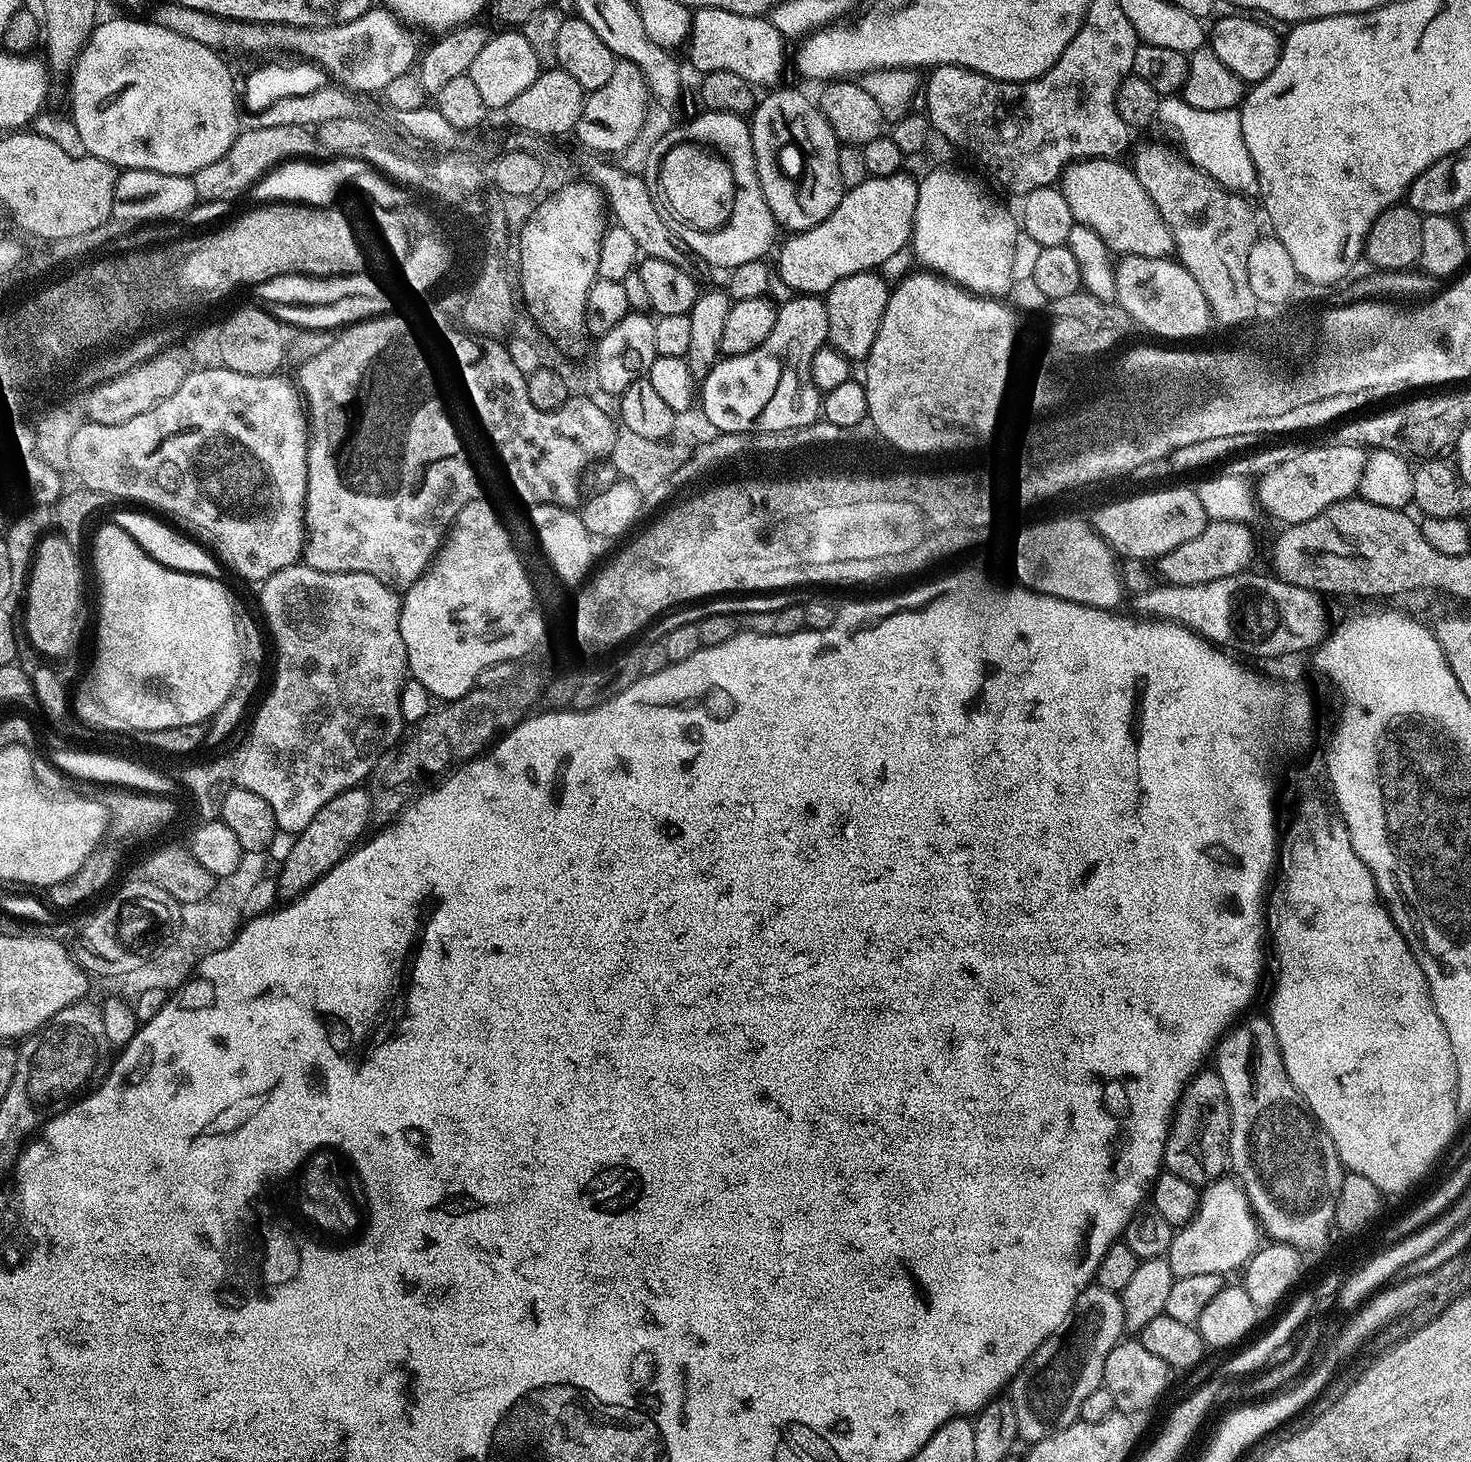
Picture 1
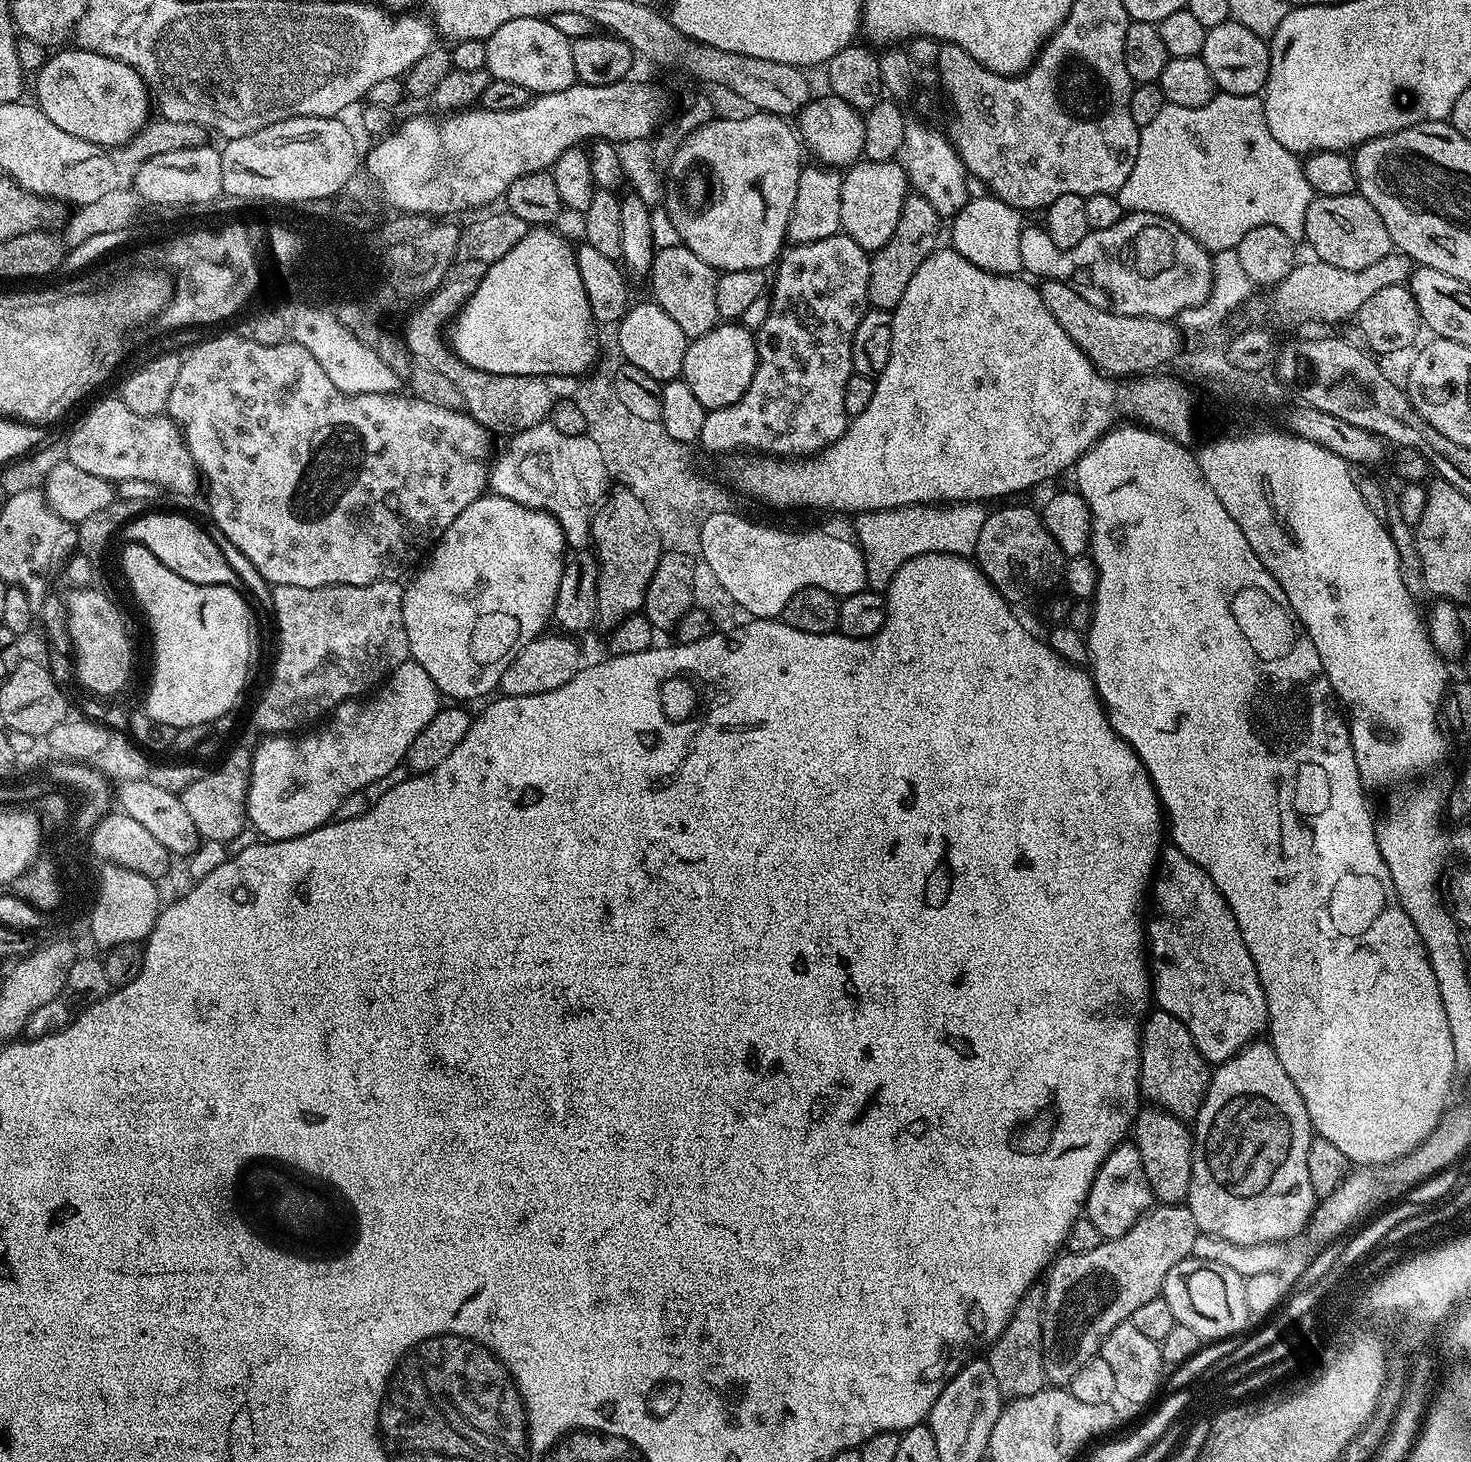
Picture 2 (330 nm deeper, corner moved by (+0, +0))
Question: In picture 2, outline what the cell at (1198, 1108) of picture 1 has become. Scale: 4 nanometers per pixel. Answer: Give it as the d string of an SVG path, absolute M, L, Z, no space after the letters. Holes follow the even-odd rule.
M1152 1010L1140 1026L1140 1092L1149 1105L1159 1106L1174 1118L1195 1121L1208 1089L1210 1065L1190 1038L1190 1030L1174 1014Z

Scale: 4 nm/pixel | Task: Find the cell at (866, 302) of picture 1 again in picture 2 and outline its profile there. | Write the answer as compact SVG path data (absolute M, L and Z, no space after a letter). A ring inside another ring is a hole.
M917 192L909 193L903 202L902 214L899 215L898 226L895 227L890 242L869 257L871 266L868 300L871 307L884 311L892 311L896 308L910 284L910 279L914 276L914 270L918 270L918 266L939 245L940 224L942 224L942 218L928 199L924 199Z

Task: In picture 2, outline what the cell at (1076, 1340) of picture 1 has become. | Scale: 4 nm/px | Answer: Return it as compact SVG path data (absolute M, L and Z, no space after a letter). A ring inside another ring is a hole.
M1157 1203L1140 1216L1138 1222L1126 1230L1126 1234L1113 1240L1101 1239L1100 1244L1087 1254L1068 1252L1057 1255L1047 1273L1048 1284L1043 1285L1042 1370L1045 1381L1052 1386L1066 1386L1070 1383L1074 1374L1078 1374L1078 1370L1082 1370L1090 1358L1098 1355L1102 1342L1110 1330L1114 1330L1114 1326L1131 1320L1138 1306L1163 1293L1166 1274L1170 1274L1178 1262L1191 1257L1196 1235L1198 1229L1194 1214L1190 1214L1188 1207L1184 1204Z

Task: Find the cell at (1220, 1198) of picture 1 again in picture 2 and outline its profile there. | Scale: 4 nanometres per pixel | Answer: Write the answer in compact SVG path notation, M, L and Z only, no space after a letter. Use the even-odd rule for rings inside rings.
M1257 1038L1247 1044L1240 1052L1233 1054L1223 1064L1215 1065L1211 1073L1204 1101L1194 1121L1192 1138L1192 1173L1190 1174L1190 1190L1186 1207L1194 1214L1194 1222L1200 1232L1205 1232L1218 1238L1226 1238L1226 1242L1234 1242L1238 1246L1254 1246L1255 1244L1275 1244L1288 1242L1291 1236L1296 1236L1303 1230L1308 1220L1313 1217L1318 1203L1314 1186L1310 1186L1310 1170L1306 1170L1306 1154L1310 1150L1310 1142L1314 1138L1314 1129L1310 1122L1310 1114L1306 1110L1306 1102L1302 1094L1294 1086L1290 1074L1278 1062L1278 1054L1267 1039Z

